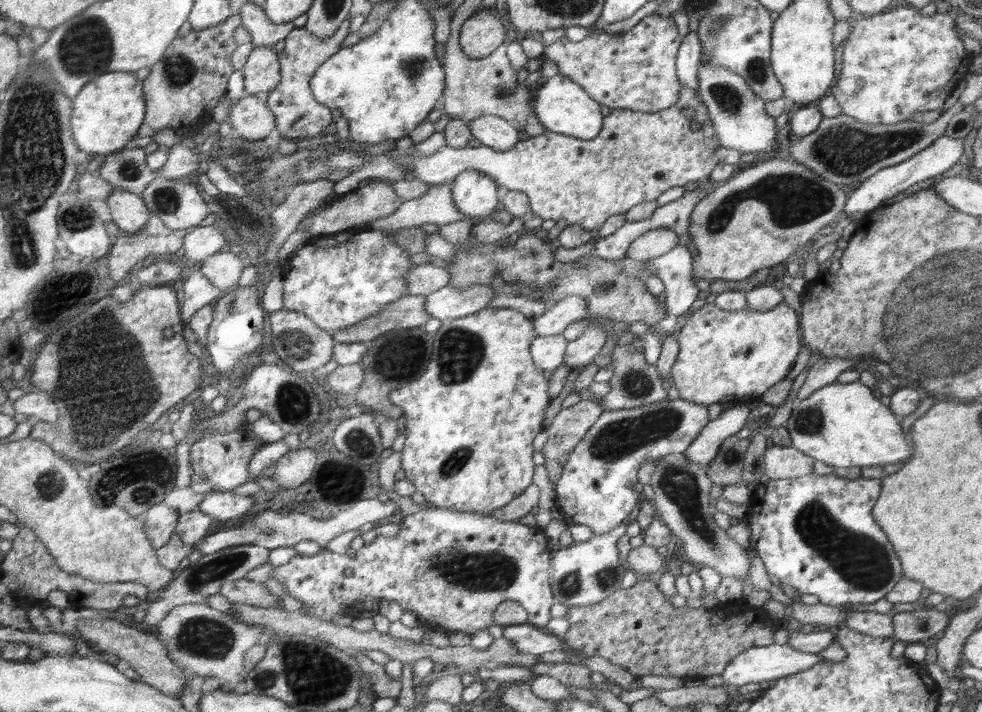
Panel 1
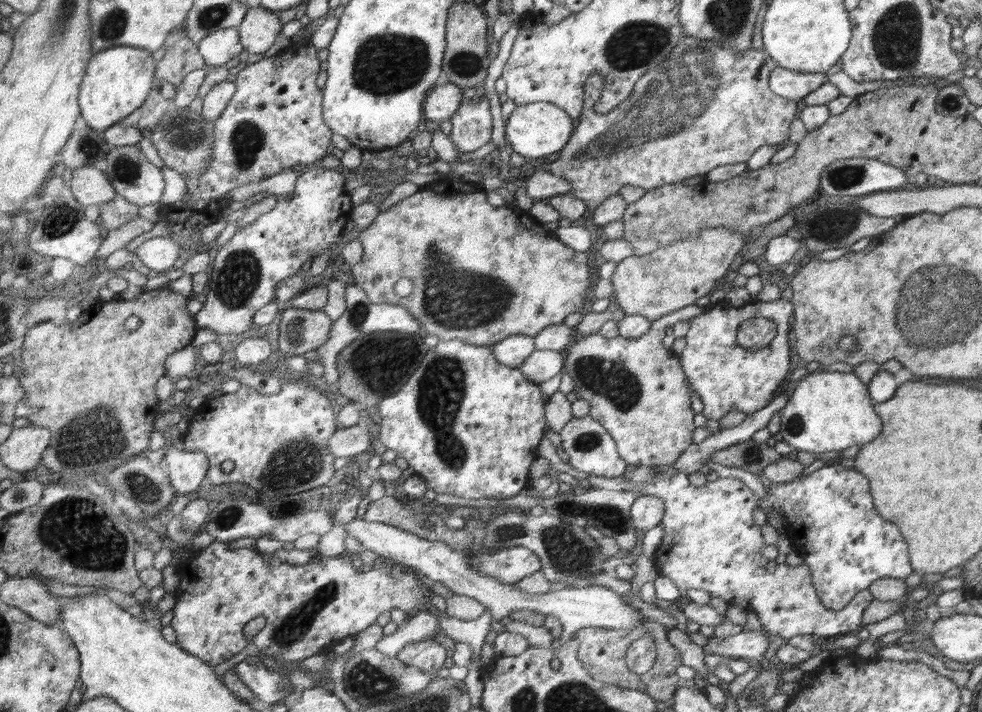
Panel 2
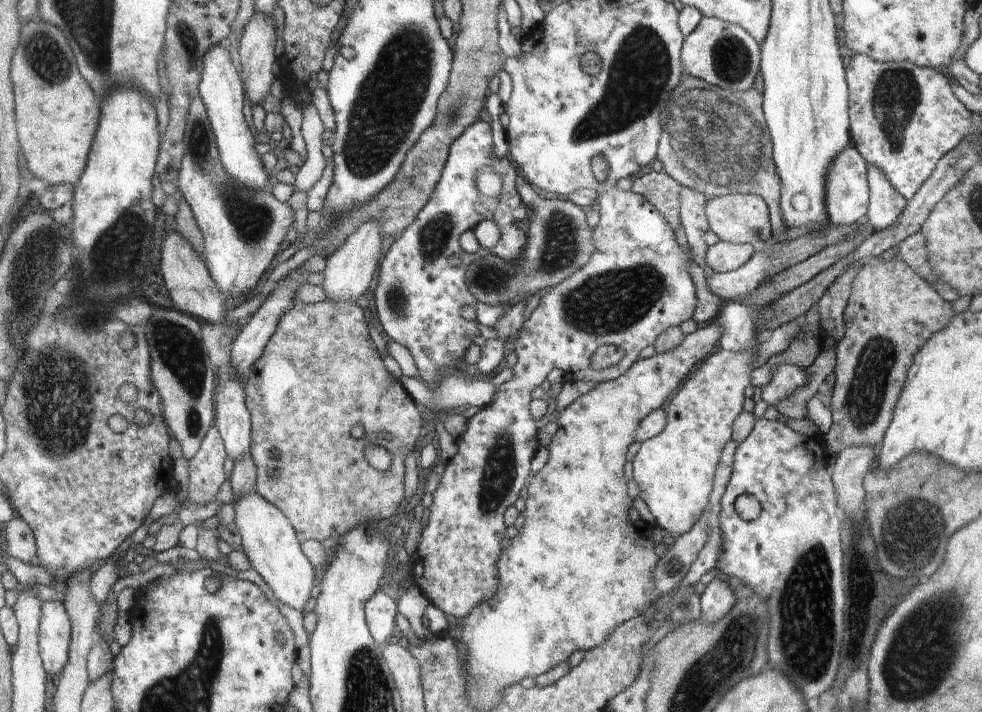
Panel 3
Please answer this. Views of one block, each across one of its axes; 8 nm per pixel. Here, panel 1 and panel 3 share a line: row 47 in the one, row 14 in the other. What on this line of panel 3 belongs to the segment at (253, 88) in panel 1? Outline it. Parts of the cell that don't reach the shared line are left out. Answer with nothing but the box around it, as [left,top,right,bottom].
[238,12,276,106]

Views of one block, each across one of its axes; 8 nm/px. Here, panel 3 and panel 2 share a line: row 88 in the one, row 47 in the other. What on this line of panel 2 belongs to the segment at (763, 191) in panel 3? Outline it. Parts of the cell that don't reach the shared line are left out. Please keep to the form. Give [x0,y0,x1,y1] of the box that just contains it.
[549,36,798,216]

